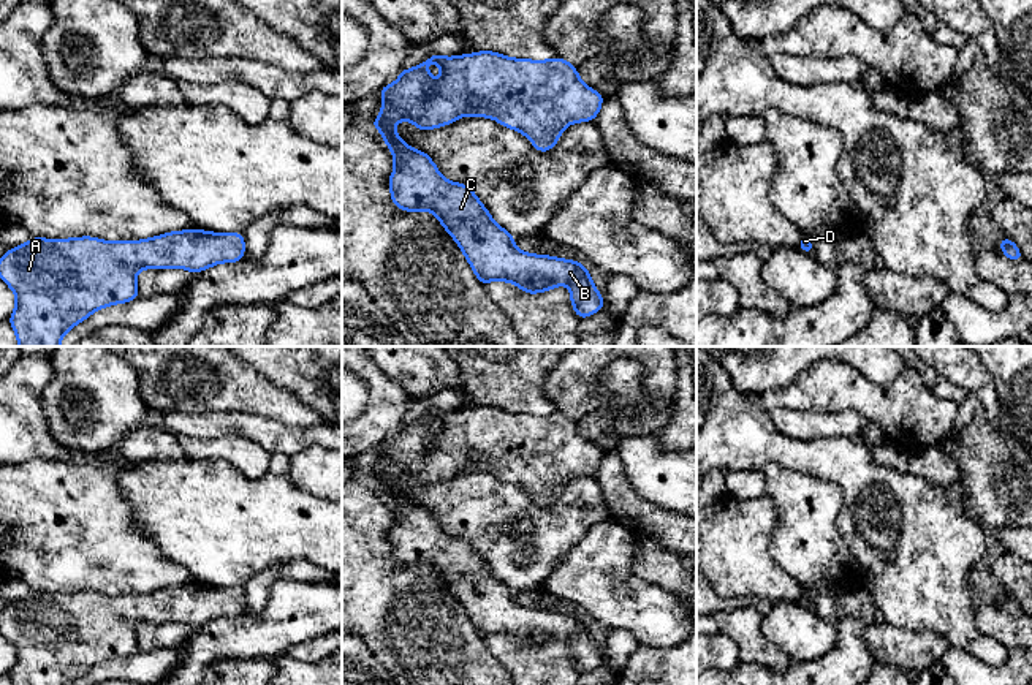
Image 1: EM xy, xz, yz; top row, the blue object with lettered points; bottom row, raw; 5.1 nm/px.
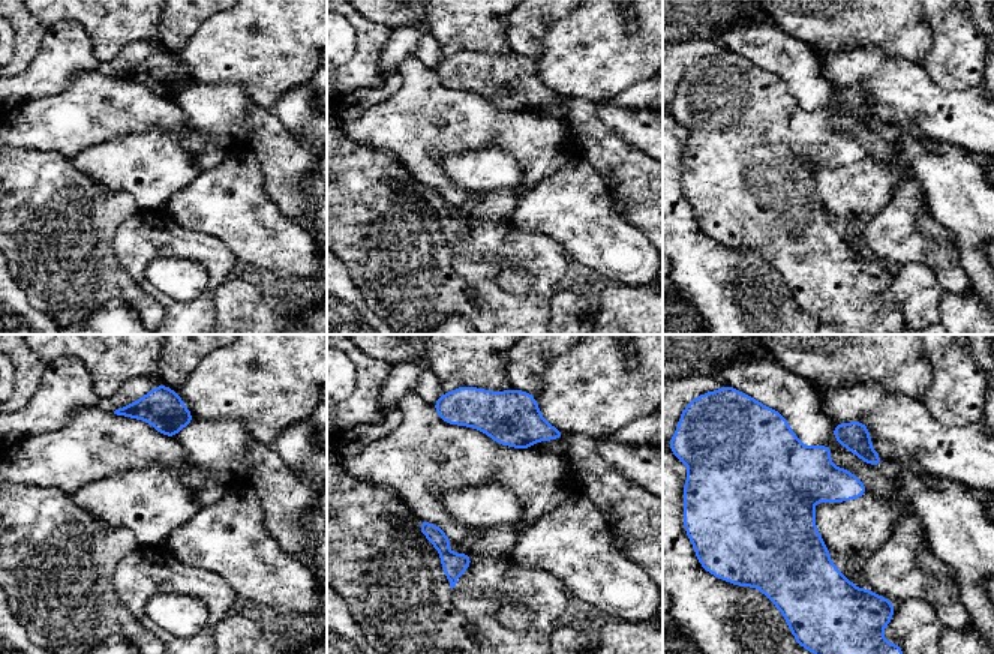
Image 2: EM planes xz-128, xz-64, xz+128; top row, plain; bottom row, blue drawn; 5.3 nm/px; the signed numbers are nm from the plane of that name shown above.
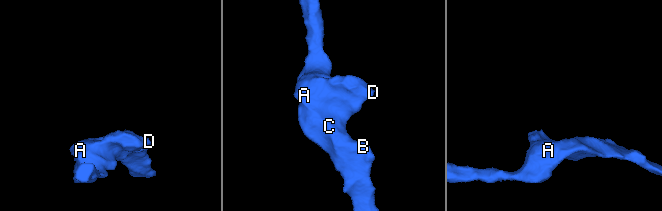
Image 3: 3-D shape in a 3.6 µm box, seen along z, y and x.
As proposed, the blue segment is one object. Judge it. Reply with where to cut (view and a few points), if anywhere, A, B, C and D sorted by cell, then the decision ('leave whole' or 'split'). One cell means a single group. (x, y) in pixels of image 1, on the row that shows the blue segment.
no cut; A B C D; leave whole

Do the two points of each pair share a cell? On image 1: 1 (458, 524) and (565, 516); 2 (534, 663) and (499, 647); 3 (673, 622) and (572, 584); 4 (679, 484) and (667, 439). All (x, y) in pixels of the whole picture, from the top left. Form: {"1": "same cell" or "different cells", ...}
{"1": "same cell", "2": "same cell", "3": "same cell", "4": "different cells"}

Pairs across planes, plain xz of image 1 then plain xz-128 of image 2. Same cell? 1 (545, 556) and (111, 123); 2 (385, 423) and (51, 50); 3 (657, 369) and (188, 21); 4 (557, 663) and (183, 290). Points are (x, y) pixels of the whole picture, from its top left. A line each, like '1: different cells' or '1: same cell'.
1: same cell
2: different cells
3: same cell
4: different cells

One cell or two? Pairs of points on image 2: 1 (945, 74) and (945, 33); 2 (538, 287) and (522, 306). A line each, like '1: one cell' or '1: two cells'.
1: one cell
2: one cell

